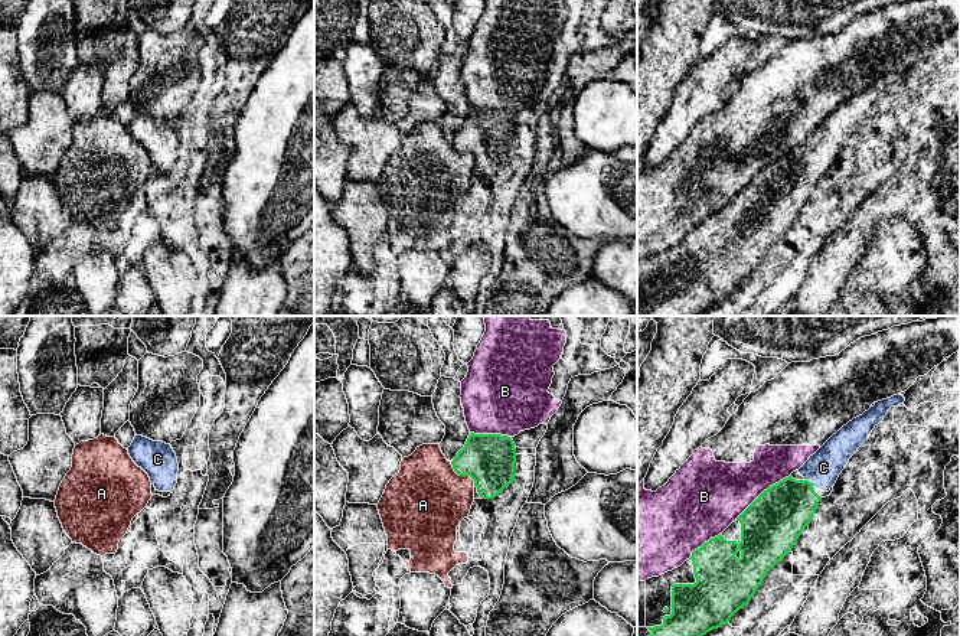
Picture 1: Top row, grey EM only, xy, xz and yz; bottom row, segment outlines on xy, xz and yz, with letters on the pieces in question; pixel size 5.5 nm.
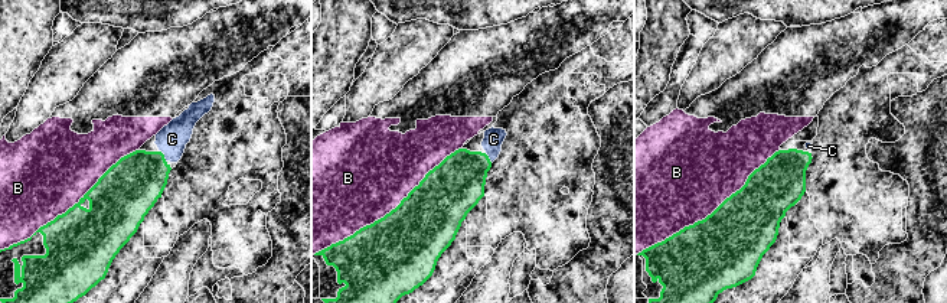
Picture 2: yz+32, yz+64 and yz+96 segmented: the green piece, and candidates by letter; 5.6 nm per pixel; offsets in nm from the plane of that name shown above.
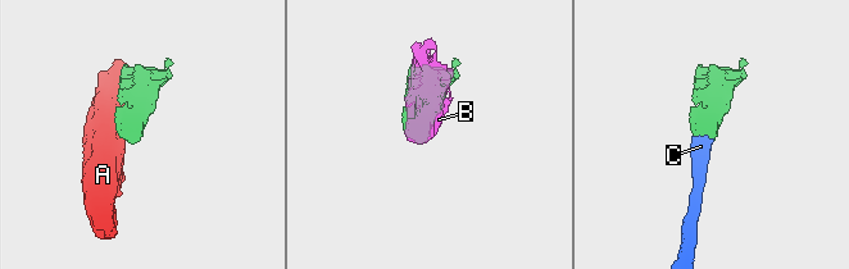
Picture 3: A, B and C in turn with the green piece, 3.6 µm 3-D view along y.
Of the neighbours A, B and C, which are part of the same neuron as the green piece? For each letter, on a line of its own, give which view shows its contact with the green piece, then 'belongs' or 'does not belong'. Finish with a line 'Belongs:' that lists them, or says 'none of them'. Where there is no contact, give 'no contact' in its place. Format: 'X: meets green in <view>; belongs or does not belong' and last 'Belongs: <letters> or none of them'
A: meets green in xz; does not belong
B: meets green in yz; does not belong
C: meets green in yz; belongs
Belongs: C

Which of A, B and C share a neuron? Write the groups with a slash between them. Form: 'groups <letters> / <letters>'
groups A / B / C

